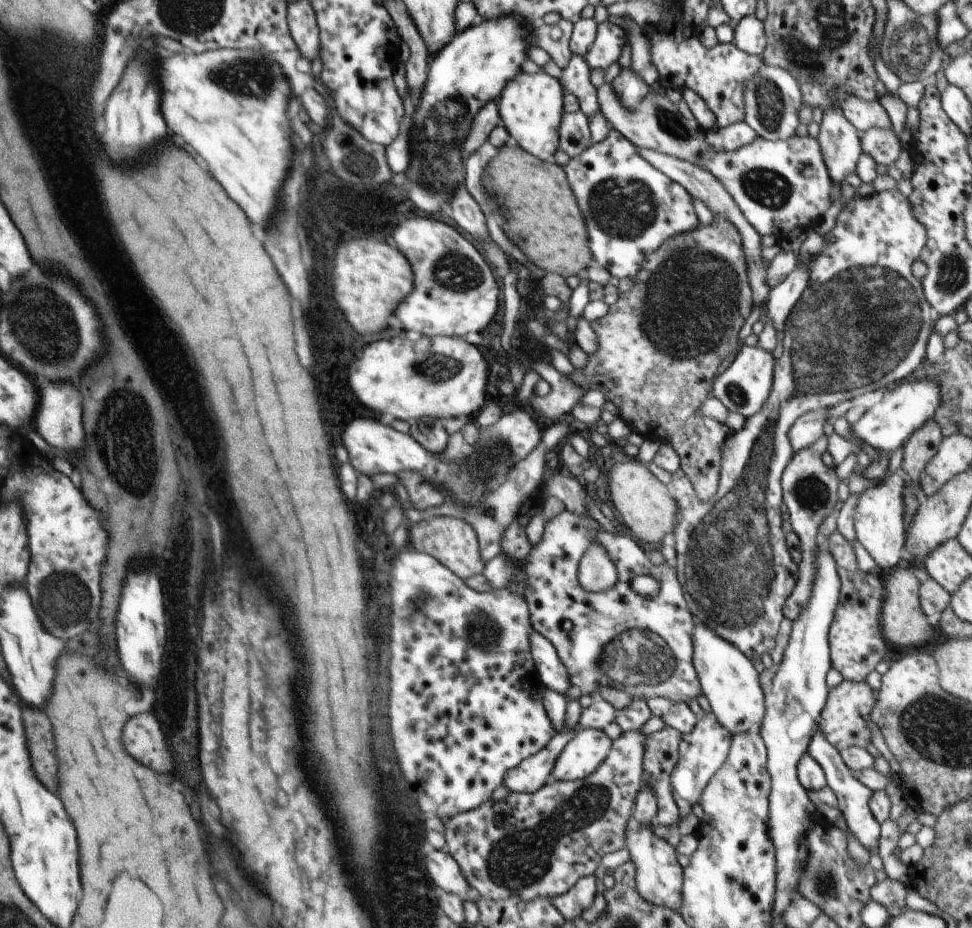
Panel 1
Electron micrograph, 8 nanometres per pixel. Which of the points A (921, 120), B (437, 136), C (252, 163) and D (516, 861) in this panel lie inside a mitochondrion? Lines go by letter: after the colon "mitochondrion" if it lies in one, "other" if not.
A: other
B: mitochondrion
C: other
D: mitochondrion

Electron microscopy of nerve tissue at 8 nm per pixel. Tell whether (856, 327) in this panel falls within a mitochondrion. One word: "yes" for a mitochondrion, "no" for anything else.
yes

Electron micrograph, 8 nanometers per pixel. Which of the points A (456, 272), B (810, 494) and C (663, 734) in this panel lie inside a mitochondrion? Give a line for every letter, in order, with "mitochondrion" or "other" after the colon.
A: mitochondrion
B: mitochondrion
C: other

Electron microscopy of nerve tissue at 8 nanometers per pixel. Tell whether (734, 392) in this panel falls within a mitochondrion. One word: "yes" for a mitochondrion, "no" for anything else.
yes

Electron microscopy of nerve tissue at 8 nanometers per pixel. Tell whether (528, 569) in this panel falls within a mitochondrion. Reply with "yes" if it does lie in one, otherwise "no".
no

